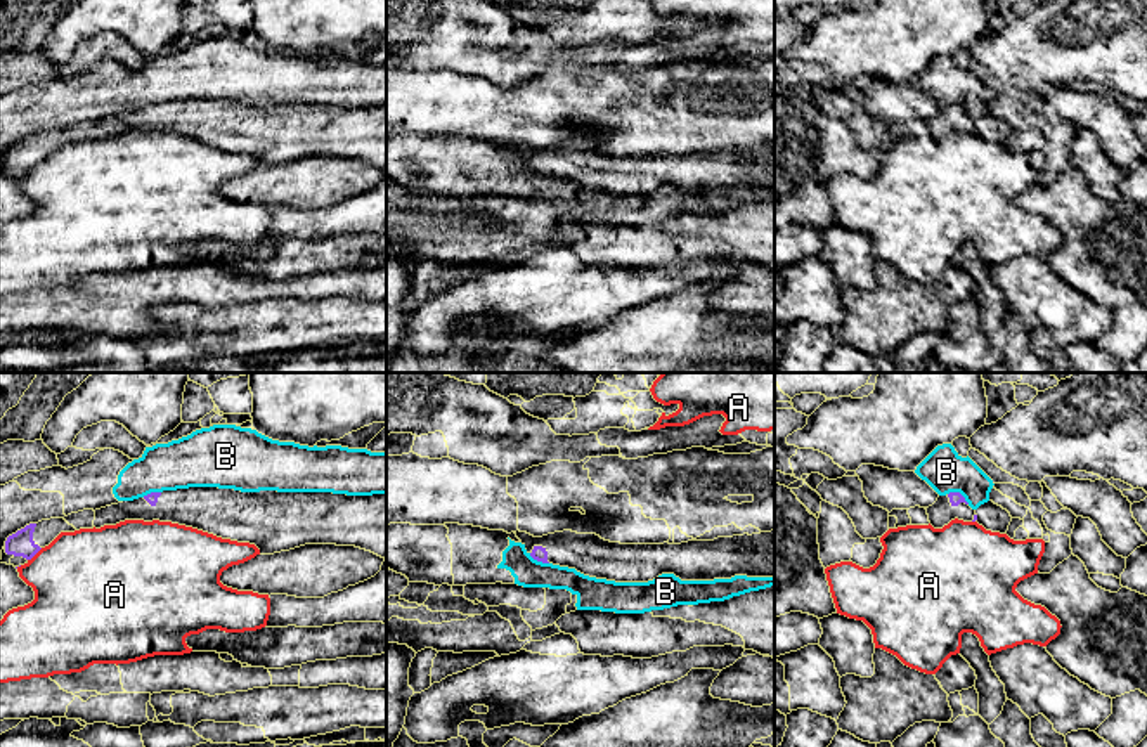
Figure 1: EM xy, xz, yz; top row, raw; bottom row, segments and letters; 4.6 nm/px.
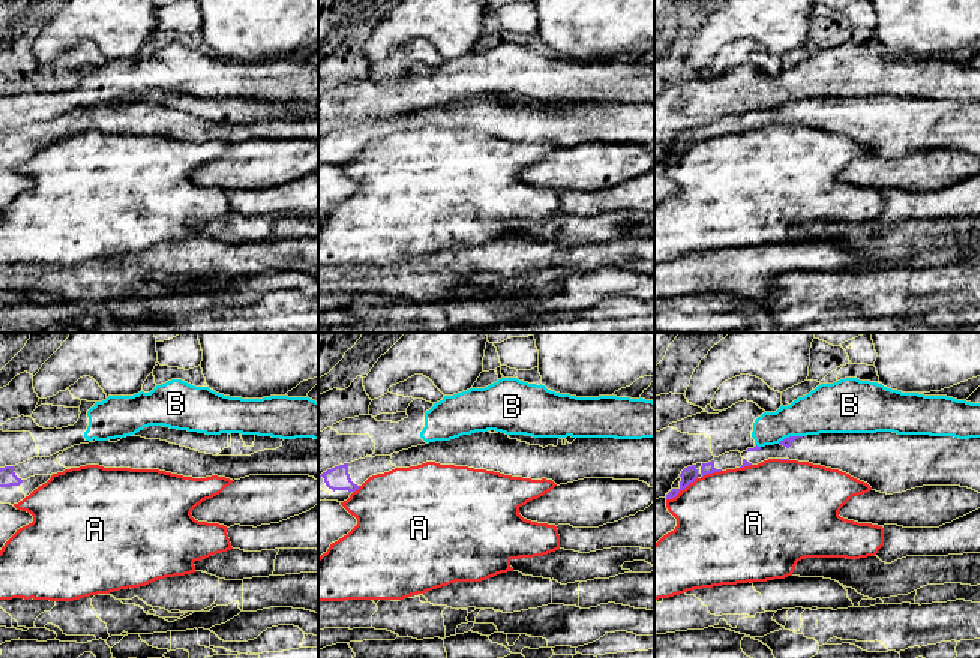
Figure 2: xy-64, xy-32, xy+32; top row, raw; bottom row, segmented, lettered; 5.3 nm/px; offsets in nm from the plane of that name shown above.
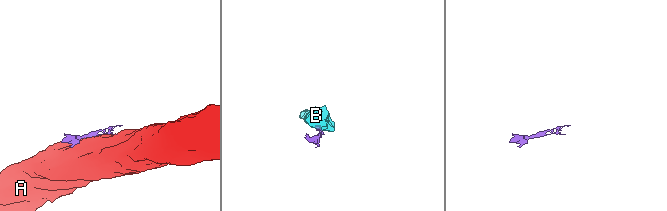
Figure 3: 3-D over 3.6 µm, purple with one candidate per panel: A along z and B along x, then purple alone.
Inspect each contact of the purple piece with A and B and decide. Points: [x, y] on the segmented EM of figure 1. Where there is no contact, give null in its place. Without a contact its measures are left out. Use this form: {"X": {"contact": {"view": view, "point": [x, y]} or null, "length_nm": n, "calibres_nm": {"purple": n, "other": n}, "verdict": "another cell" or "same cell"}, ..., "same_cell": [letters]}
{"A": {"contact": {"view": "xy", "point": [35, 553]}, "length_nm": 90, "calibres_nm": {"purple": 120, "other": 460}, "verdict": "another cell"}, "B": {"contact": {"view": "yz", "point": [959, 493]}, "length_nm": 120, "calibres_nm": {"purple": 60, "other": 190}, "verdict": "another cell"}, "same_cell": []}

